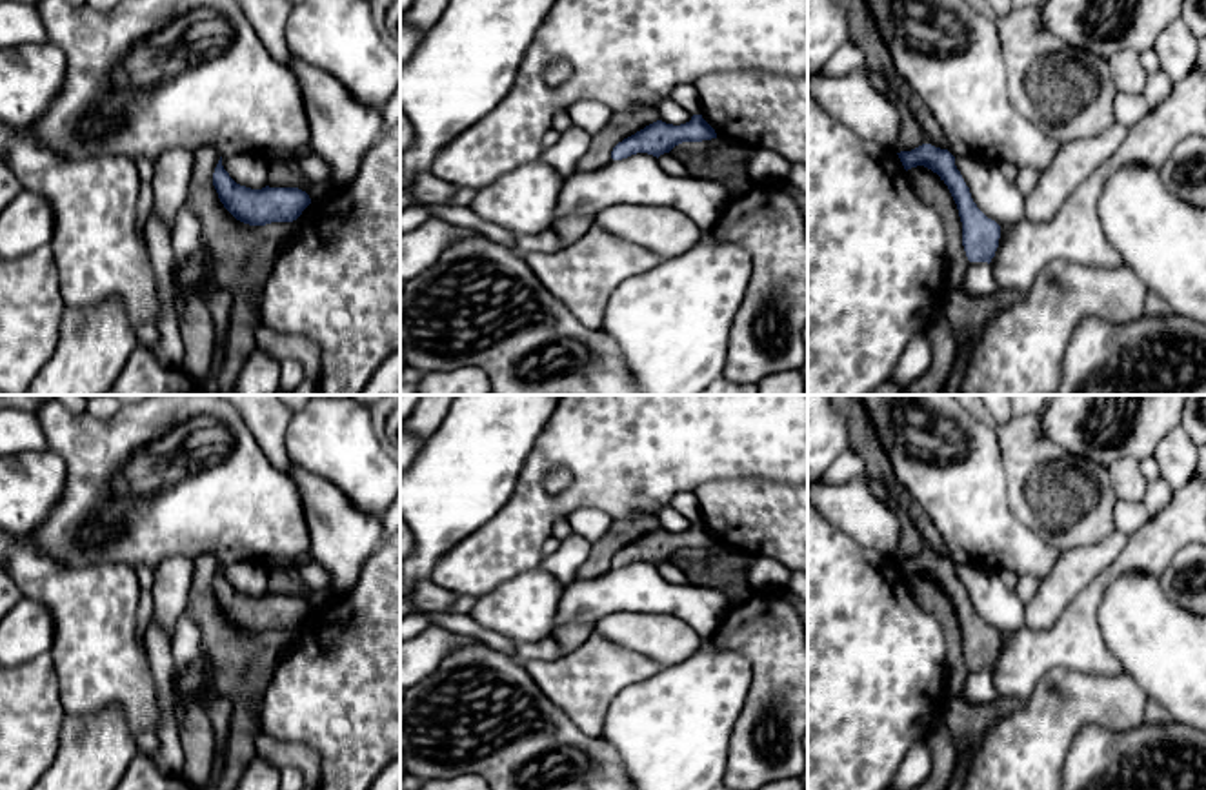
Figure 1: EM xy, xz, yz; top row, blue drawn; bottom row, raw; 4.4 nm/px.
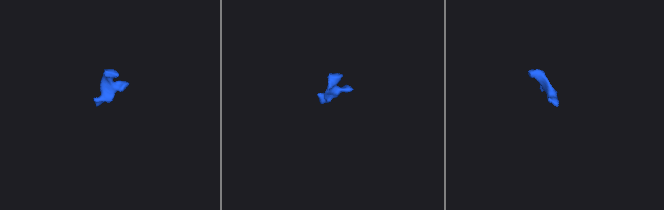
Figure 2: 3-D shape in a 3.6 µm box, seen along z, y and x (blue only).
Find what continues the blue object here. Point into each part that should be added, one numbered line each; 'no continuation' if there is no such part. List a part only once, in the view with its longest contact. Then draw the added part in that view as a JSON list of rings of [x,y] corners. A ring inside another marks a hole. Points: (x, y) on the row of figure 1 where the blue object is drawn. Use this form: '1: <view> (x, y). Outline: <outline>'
no continuation

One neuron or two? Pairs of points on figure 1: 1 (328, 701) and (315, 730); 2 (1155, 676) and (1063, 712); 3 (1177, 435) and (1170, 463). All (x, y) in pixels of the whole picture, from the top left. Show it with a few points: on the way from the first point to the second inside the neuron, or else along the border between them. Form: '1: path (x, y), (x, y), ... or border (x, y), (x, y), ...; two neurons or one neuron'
1: path (328, 708), (328, 718), (322, 723); one neuron
2: border (1123, 670), (1134, 679); two neurons
3: path (1177, 443), (1175, 455); one neuron

